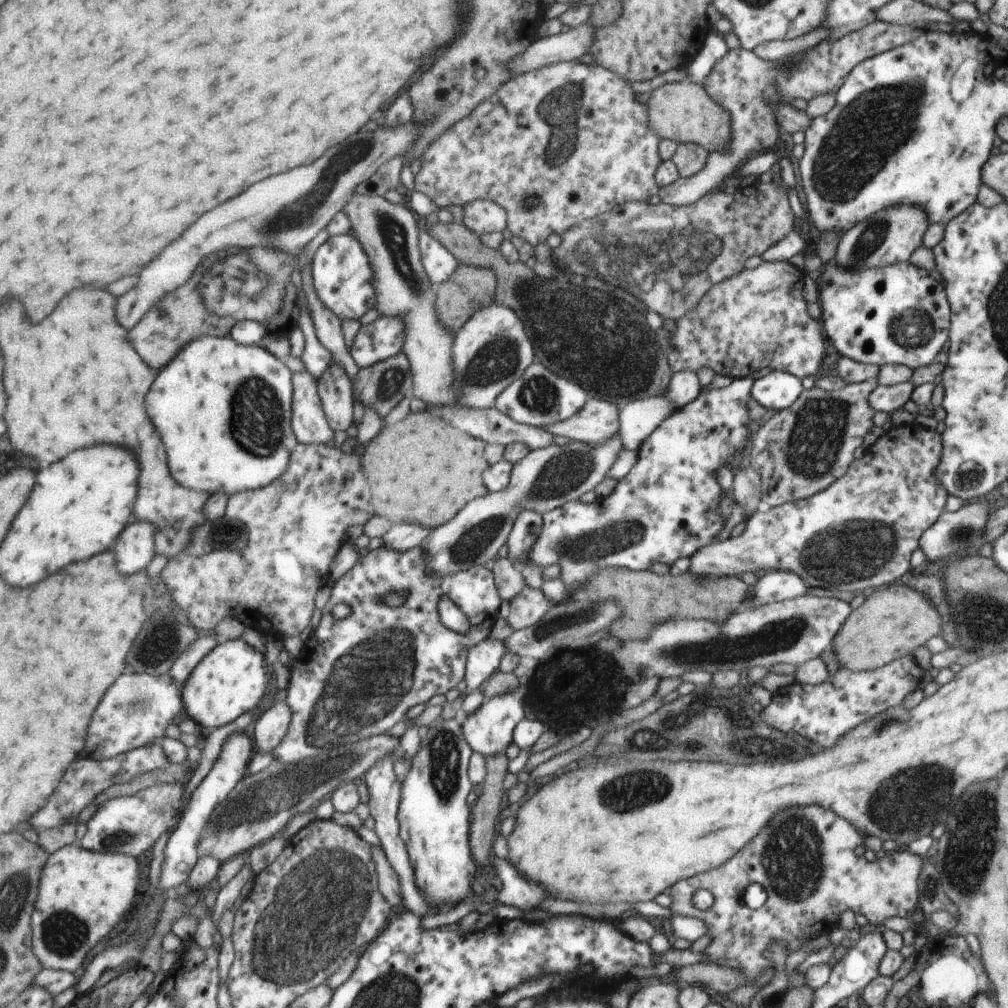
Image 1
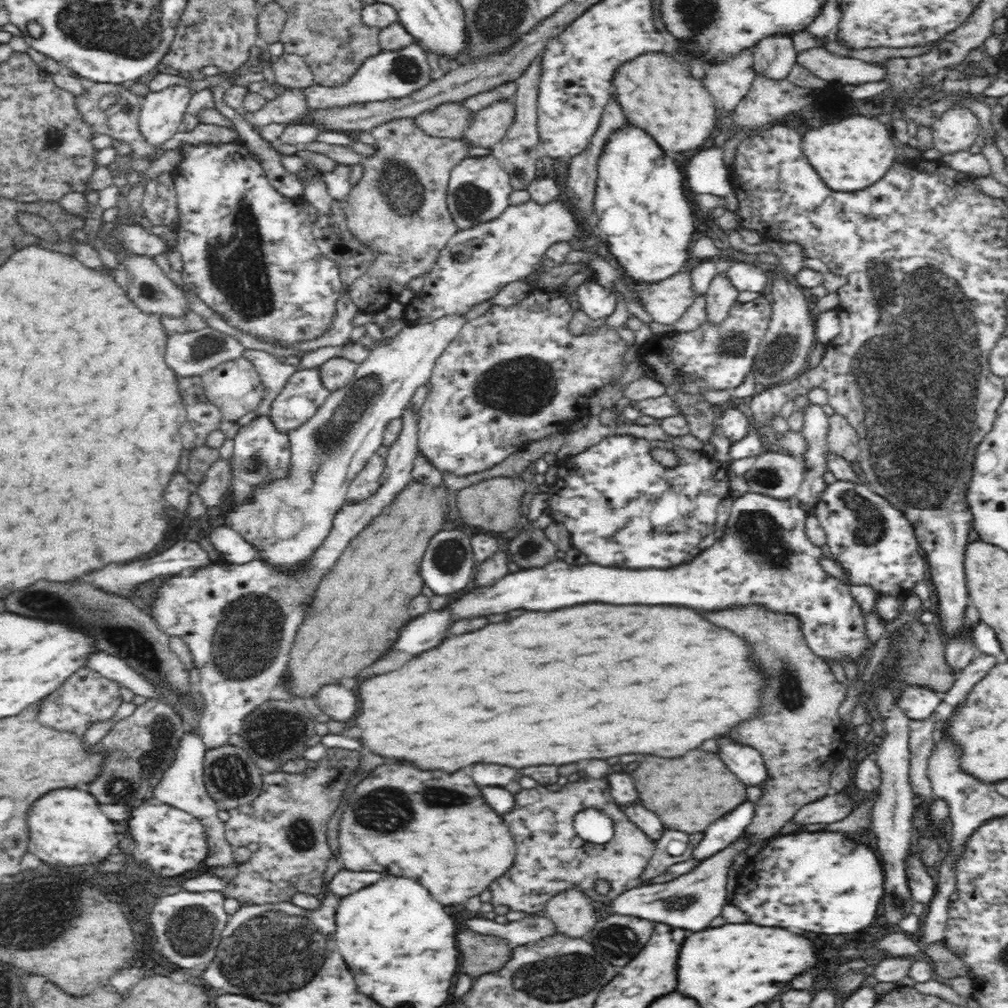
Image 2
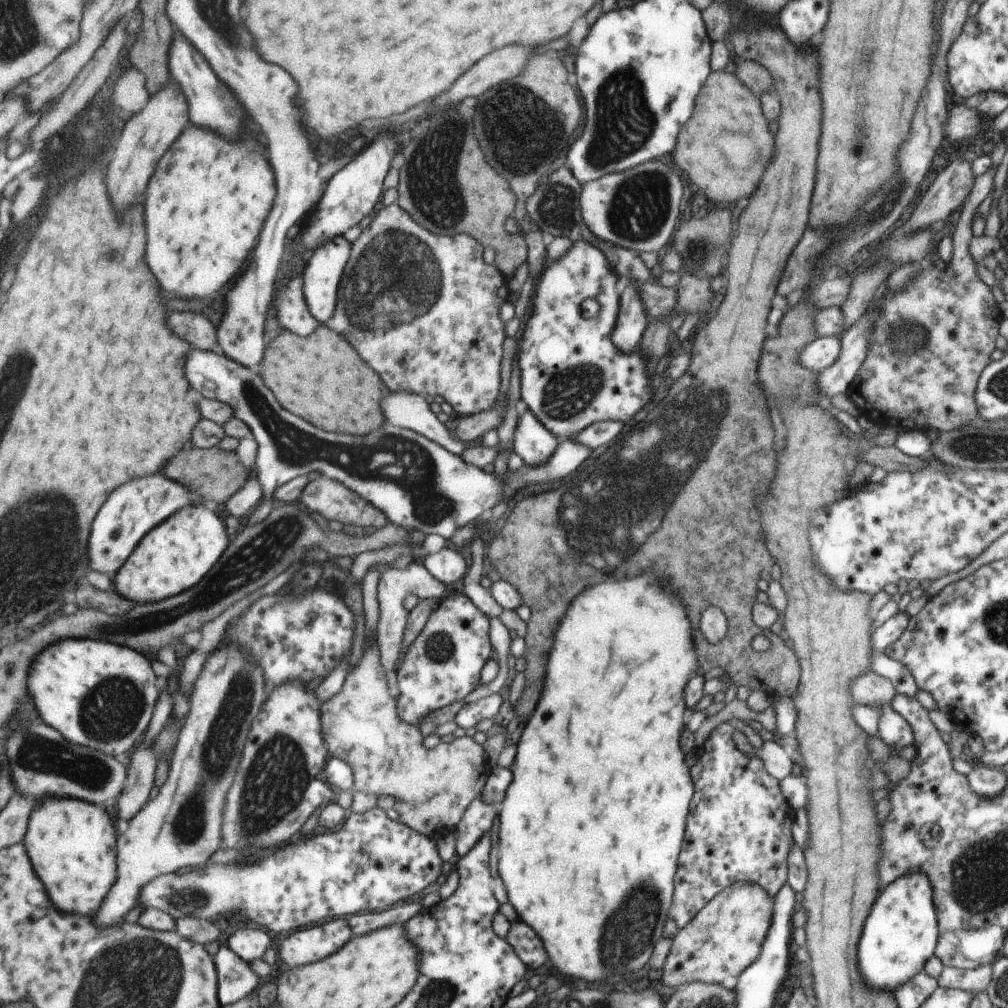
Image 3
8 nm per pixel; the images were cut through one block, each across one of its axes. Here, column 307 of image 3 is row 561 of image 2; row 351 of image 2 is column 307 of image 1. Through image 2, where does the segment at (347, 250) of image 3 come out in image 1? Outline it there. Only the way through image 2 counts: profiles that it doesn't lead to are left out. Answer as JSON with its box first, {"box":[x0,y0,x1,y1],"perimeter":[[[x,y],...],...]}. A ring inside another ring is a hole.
{"box":[293,370,336,444],"perimeter":[[[308,370],[295,373],[294,394],[295,417],[293,424],[296,436],[302,444],[328,444],[336,438],[328,420],[319,379]]]}

